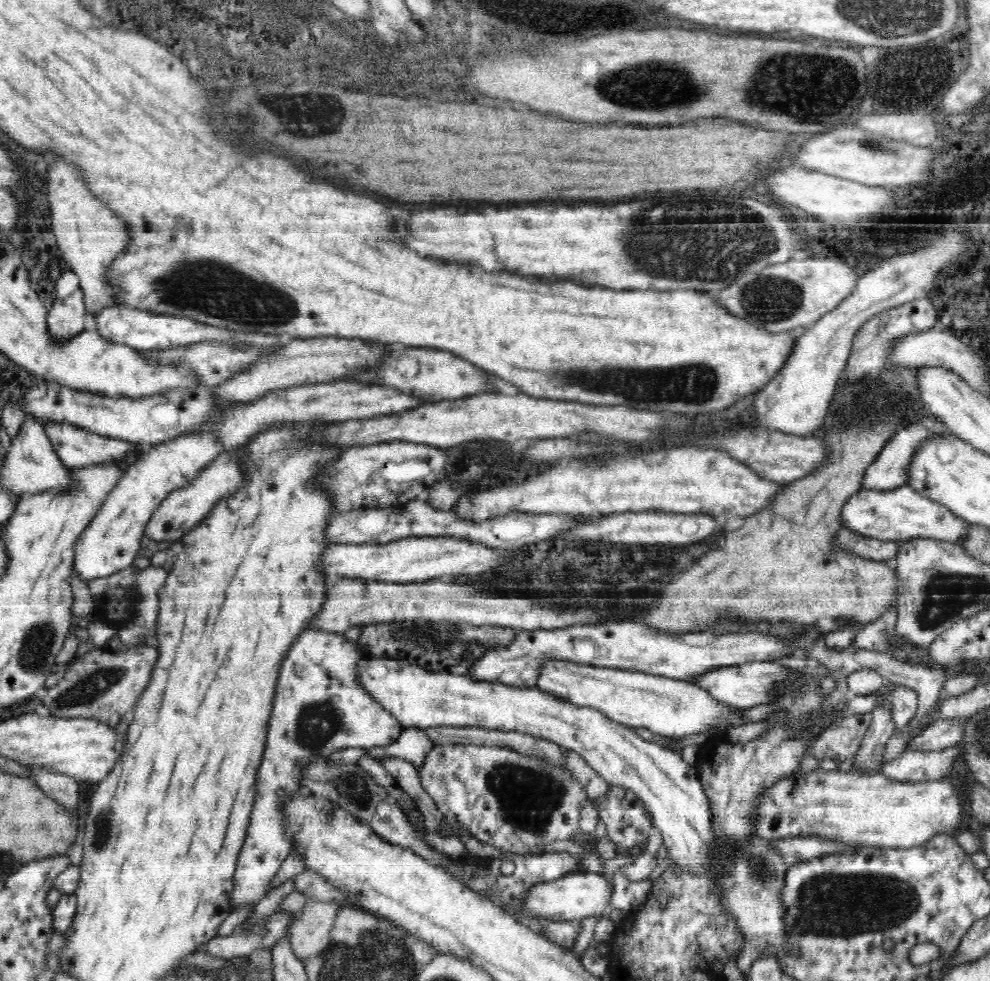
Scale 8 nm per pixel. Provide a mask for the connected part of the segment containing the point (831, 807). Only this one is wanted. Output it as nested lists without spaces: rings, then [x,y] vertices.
[[[815,768],[806,773],[797,770],[791,776],[784,776],[783,780],[772,784],[771,788],[764,790],[764,794],[759,797],[758,806],[755,809],[755,815],[752,816],[752,823],[755,824],[756,836],[759,838],[779,839],[780,837],[788,837],[788,832],[808,832],[808,828],[816,828],[816,832],[828,832],[828,836],[844,836],[844,840],[864,840],[864,844],[868,844],[868,849],[874,847],[886,848],[914,848],[923,846],[932,838],[940,834],[958,834],[962,832],[962,818],[964,818],[964,792],[958,784],[956,778],[941,778],[936,780],[918,781],[918,782],[896,782],[884,777],[880,772],[867,772],[866,774],[838,772],[837,770],[825,771],[821,768]]]

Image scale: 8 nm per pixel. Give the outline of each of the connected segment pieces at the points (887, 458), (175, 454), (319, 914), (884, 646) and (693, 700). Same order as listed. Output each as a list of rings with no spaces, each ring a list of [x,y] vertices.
[[[928,414],[919,424],[908,424],[898,428],[892,438],[887,440],[888,444],[884,445],[876,460],[867,467],[868,470],[866,470],[864,480],[862,480],[862,489],[866,489],[868,492],[882,493],[896,491],[901,487],[908,486],[908,482],[911,480],[909,469],[911,468],[913,457],[920,450],[920,446],[924,444],[924,440],[932,439],[934,436],[935,438],[948,436],[948,434],[954,435],[951,434],[948,428],[938,429],[932,414]]]
[[[194,432],[170,440],[170,443],[158,444],[152,453],[143,454],[126,470],[117,488],[110,492],[92,523],[76,541],[73,569],[78,576],[90,582],[132,566],[148,522],[164,498],[170,492],[188,486],[202,469],[208,468],[210,462],[214,462],[225,450],[224,445],[209,432]]]
[[[307,900],[290,932],[292,951],[300,961],[316,957],[329,946],[330,932],[342,906],[338,902]]]
[[[892,604],[872,624],[863,625],[862,630],[854,637],[854,648],[887,652],[891,647],[891,640],[894,638],[897,616],[897,604]]]
[[[546,659],[540,664],[537,688],[558,694],[580,707],[595,708],[629,727],[647,728],[654,734],[680,738],[720,726],[744,726],[738,707],[717,701],[702,687],[689,681],[654,676],[644,672],[595,667],[576,661]]]

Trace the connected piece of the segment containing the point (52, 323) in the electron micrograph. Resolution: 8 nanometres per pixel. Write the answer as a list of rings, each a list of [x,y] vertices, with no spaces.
[[[78,288],[66,298],[56,298],[47,314],[47,332],[56,343],[75,339],[84,329],[86,307],[83,292]]]

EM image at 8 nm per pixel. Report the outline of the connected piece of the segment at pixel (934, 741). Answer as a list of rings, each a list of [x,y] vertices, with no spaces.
[[[940,719],[911,739],[906,750],[935,751],[960,745],[964,737],[964,719]]]

